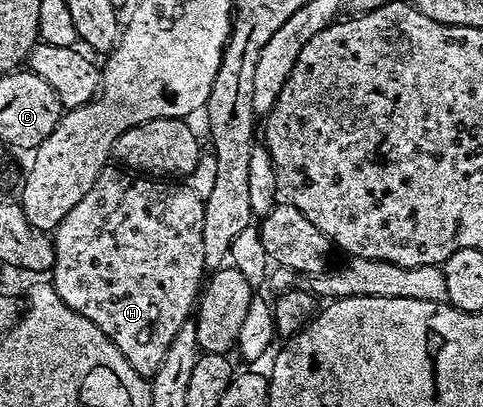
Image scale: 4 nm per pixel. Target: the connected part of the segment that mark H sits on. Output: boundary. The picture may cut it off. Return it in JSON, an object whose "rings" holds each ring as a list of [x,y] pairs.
{"rings":[[[108,165],[103,168],[97,181],[93,181],[93,189],[89,189],[89,193],[85,193],[85,197],[81,197],[81,201],[77,201],[77,205],[73,205],[73,209],[69,209],[67,216],[60,221],[53,232],[55,244],[53,286],[55,292],[59,294],[61,301],[65,301],[65,305],[69,305],[69,309],[73,309],[89,321],[93,321],[93,325],[97,325],[97,329],[101,329],[101,333],[105,333],[109,337],[109,341],[113,341],[113,345],[117,345],[117,349],[121,349],[125,361],[129,361],[129,365],[133,365],[135,372],[148,381],[157,373],[157,369],[161,369],[161,361],[165,361],[165,353],[169,353],[169,345],[173,345],[173,337],[177,337],[181,325],[185,325],[192,318],[201,288],[205,283],[205,244],[201,241],[205,226],[203,200],[201,197],[197,197],[197,193],[193,193],[193,189],[186,182],[164,181],[159,177],[132,173],[119,165]]]}

